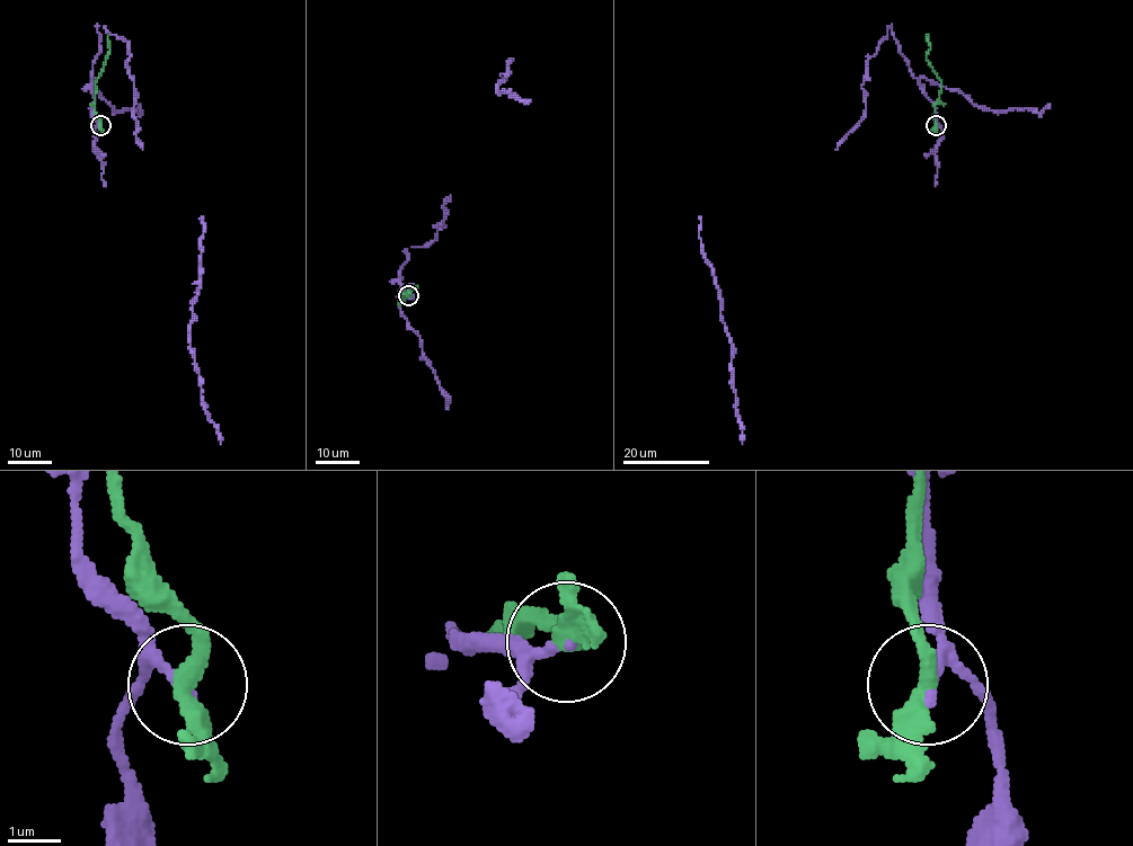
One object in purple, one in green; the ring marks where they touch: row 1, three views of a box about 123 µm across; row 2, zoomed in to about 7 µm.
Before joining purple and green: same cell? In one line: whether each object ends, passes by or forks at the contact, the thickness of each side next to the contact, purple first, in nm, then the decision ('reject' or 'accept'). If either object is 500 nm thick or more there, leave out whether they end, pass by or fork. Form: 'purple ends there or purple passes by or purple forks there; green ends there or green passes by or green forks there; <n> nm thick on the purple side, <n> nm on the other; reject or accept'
purple passes by; green passes by; 140 nm thick on the purple side, 320 nm on the other; reject

